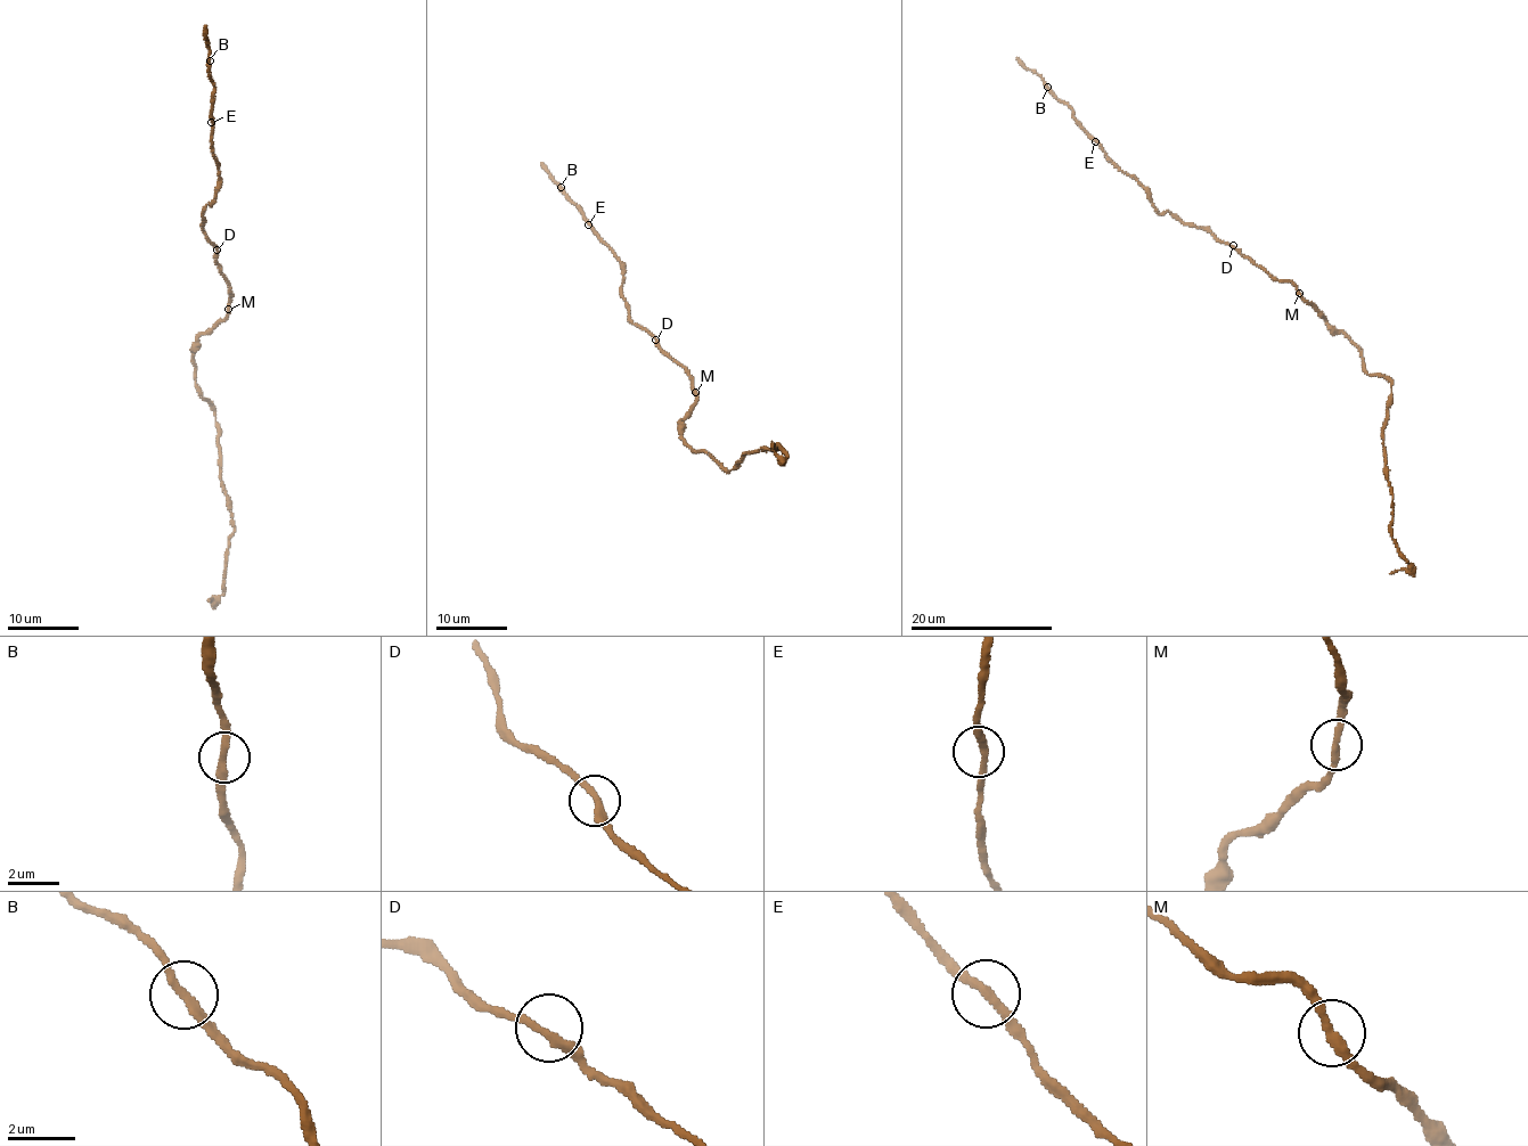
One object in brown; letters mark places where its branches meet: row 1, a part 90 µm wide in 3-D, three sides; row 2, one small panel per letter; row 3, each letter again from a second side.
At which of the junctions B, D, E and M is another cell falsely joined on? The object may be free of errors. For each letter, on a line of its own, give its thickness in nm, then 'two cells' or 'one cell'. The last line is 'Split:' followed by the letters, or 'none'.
B: calibre 280 nm; one cell
D: calibre 280 nm; one cell
E: calibre 260 nm; one cell
M: calibre 280 nm; one cell
Split: none

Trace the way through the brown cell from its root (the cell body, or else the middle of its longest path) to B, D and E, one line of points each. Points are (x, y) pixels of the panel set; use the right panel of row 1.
B: (1292, 284), (1276, 280), (1209, 231), (1160, 213), (1149, 193), (1047, 87)
D: (1292, 284), (1276, 280), (1233, 245)
E: (1292, 284), (1276, 280), (1209, 231), (1184, 224), (1168, 212), (1160, 213), (1149, 193), (1120, 169), (1095, 141)

